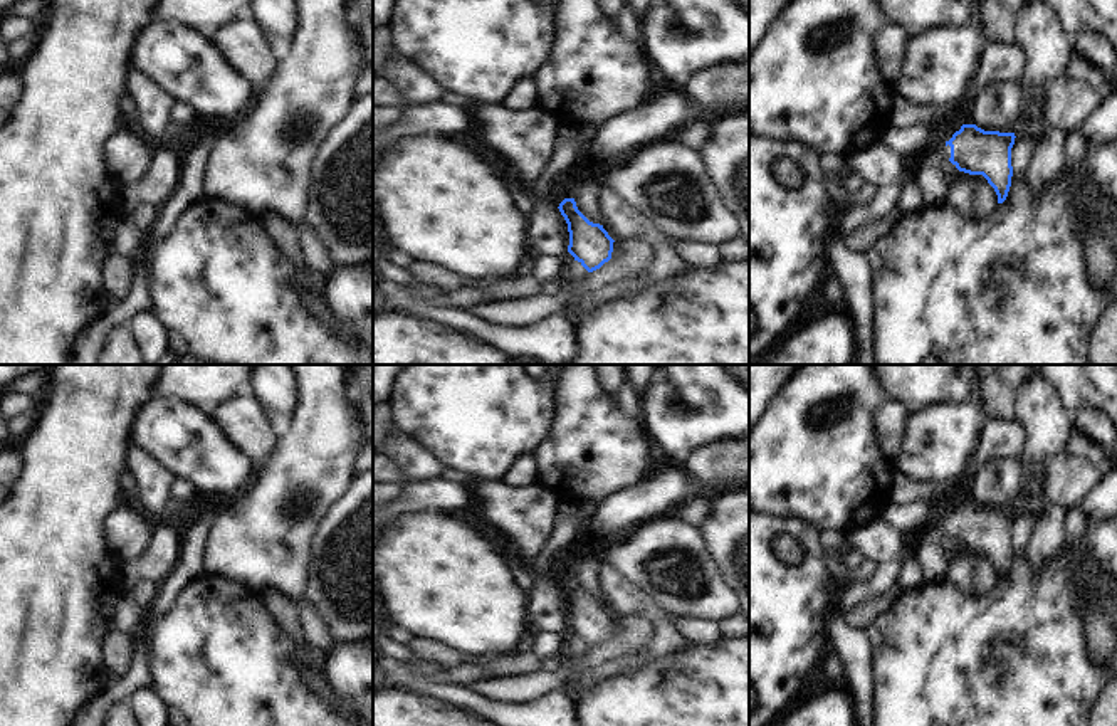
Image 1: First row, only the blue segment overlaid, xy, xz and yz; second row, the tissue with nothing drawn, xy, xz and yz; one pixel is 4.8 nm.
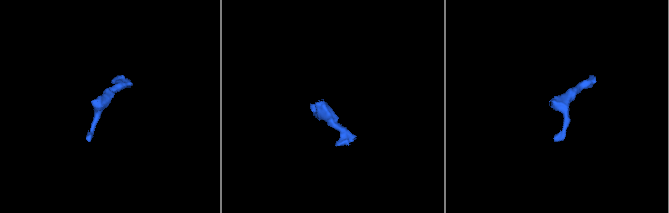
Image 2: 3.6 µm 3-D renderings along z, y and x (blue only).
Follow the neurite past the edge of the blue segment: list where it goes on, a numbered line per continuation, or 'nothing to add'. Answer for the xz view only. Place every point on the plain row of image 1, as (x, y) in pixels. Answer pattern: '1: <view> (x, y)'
nothing to add

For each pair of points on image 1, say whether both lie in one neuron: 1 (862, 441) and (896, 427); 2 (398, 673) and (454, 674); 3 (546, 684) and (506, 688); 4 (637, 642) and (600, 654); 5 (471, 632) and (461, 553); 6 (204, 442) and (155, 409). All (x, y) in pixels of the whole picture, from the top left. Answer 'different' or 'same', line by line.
1: different
2: same
3: same
4: same
5: same
6: same

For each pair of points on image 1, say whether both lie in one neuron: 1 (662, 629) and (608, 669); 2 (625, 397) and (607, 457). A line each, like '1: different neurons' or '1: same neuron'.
1: same neuron
2: different neurons

